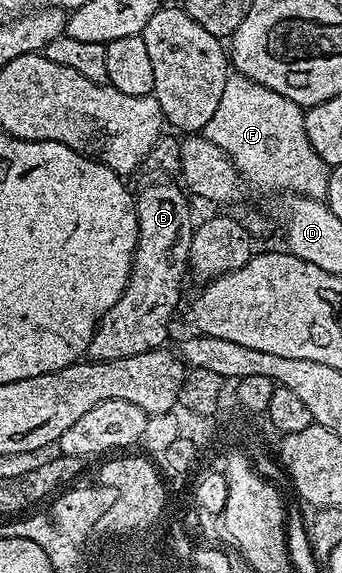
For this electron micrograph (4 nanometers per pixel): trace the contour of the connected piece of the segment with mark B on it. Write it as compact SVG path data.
M177 182L150 183L142 192L137 192L134 208L138 214L138 242L134 244L134 260L130 270L130 280L126 282L124 293L108 313L98 322L92 333L85 358L92 363L120 361L120 357L136 357L136 353L148 353L167 346L166 338L170 335L170 322L178 311L178 302L182 299L182 282L186 271L191 270L190 250L196 226L196 218L190 212L191 200L187 192Z

